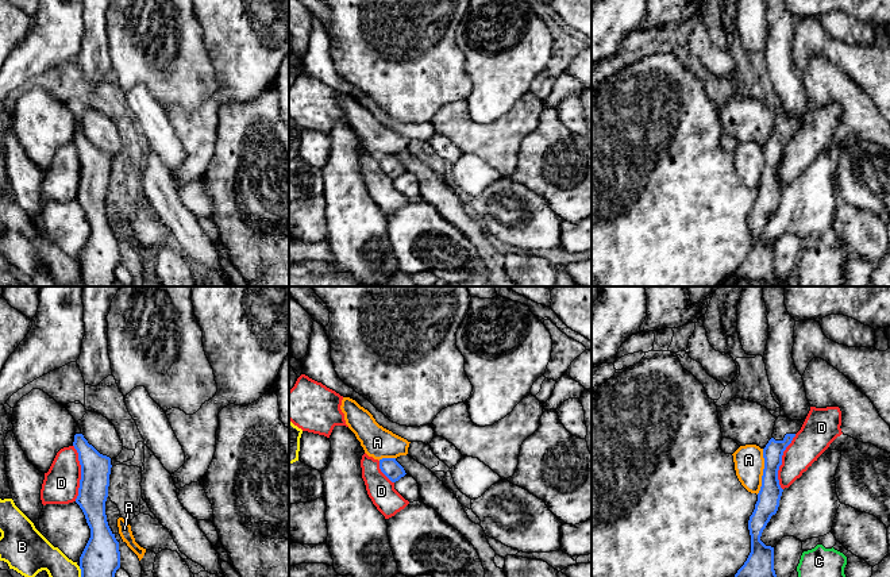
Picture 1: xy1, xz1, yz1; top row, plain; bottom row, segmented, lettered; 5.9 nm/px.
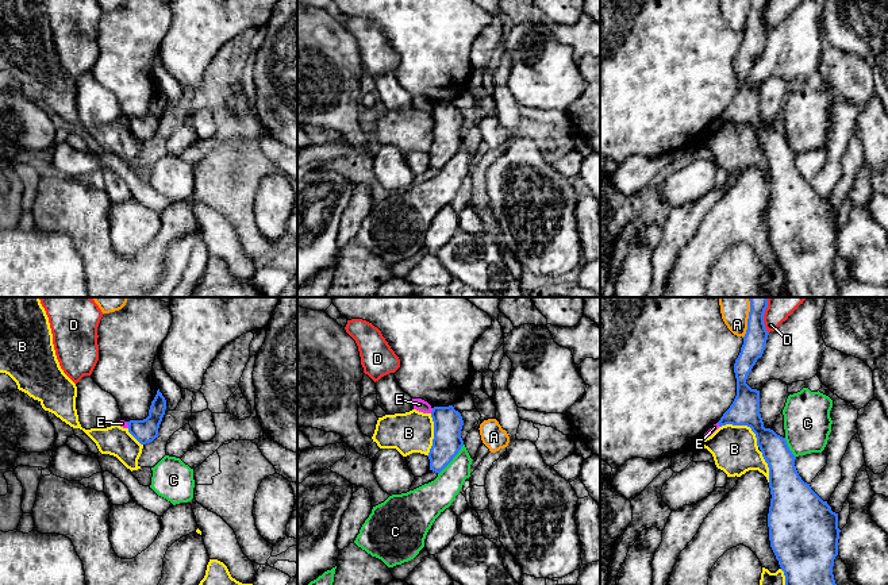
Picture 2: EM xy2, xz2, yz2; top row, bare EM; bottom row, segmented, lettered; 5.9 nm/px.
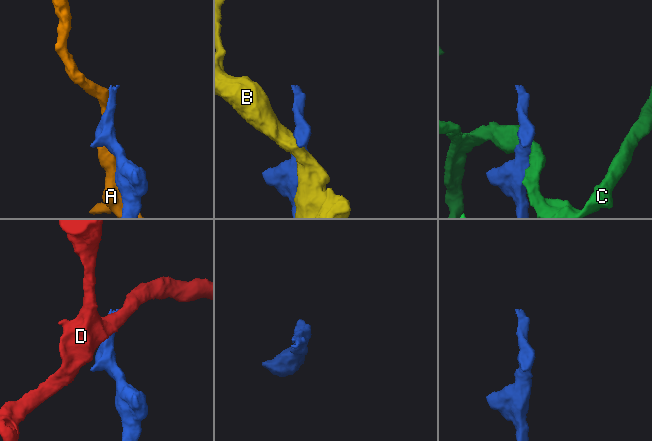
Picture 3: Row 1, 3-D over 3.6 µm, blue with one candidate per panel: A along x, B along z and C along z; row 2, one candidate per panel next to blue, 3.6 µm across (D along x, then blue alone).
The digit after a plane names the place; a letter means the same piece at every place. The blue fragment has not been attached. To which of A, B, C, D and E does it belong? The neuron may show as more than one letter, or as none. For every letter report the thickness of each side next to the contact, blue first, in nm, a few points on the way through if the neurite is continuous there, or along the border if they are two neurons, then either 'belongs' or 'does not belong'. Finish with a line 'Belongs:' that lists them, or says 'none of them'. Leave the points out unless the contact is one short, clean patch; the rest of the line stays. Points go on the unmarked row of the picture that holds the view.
A: calibres 140 and 180 nm; does not belong
B: calibres 180 and 280 nm; does not belong
C: calibres 180 and 190 nm; border xz2 (464, 142), (438, 172); does not belong
D: calibres 180 and 220 nm; border xy1 (73, 142), (80, 162), (80, 184), (76, 197); does not belong
E: calibres 180 and 70 nm; border xz2 (433, 106), (430, 110); does not belong
Belongs: none of them

